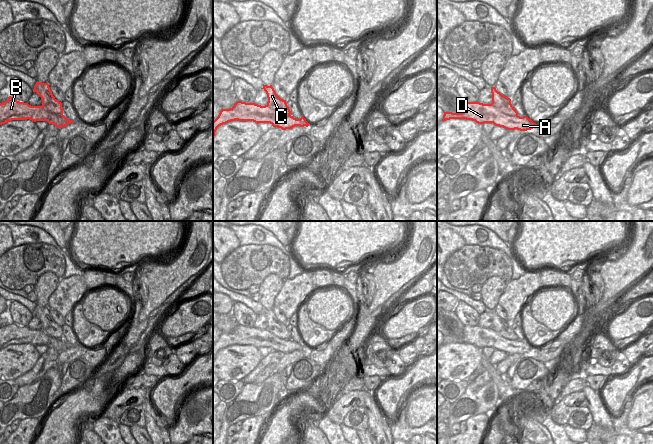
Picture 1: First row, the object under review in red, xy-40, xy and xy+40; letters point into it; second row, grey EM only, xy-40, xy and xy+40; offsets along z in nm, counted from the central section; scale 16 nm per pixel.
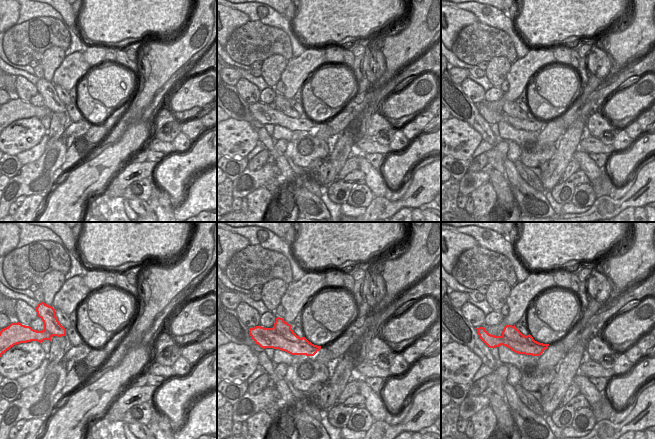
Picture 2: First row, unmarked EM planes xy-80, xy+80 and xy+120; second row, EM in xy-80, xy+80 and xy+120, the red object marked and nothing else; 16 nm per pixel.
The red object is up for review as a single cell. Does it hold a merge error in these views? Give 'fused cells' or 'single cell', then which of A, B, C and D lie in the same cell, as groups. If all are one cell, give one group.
fused cells | A B D / C

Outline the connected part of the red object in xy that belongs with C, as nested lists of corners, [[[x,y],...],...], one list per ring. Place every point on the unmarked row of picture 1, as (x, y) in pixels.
[[[263,308],[263,313],[268,322],[267,329],[273,333],[275,336],[281,338],[281,339],[290,339],[291,335],[289,331],[287,330],[286,324],[281,323],[275,316],[272,309],[267,310]]]

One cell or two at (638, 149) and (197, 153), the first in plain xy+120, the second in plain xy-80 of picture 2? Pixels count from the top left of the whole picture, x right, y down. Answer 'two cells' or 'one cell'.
one cell

